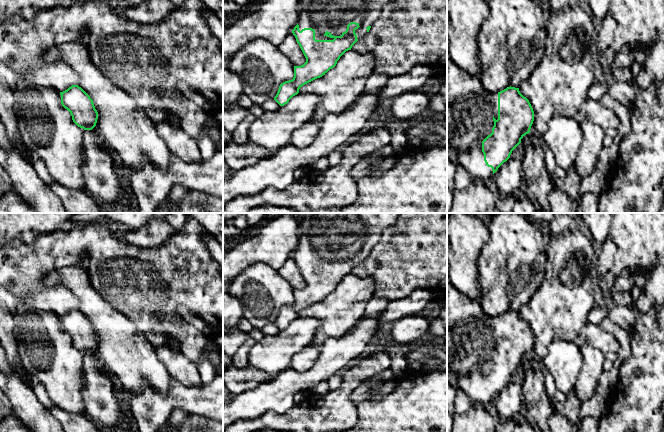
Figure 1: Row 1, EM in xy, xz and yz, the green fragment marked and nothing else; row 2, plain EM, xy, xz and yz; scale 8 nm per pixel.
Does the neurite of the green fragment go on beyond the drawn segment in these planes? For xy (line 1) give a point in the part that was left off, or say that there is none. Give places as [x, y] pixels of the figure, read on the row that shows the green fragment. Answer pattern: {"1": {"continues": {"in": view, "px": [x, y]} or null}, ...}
{"1": {"continues": null}}

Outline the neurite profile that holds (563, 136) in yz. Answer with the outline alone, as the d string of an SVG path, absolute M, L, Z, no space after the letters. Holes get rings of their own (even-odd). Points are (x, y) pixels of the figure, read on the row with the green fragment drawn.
M555 114L548 122L541 142L554 153L556 165L567 171L577 159L582 140L582 128L575 116Z

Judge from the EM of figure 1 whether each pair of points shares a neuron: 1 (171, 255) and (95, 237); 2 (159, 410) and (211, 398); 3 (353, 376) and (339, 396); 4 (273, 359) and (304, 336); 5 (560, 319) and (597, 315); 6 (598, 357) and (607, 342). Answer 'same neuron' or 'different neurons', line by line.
1: same neuron
2: same neuron
3: same neuron
4: same neuron
5: different neurons
6: different neurons

